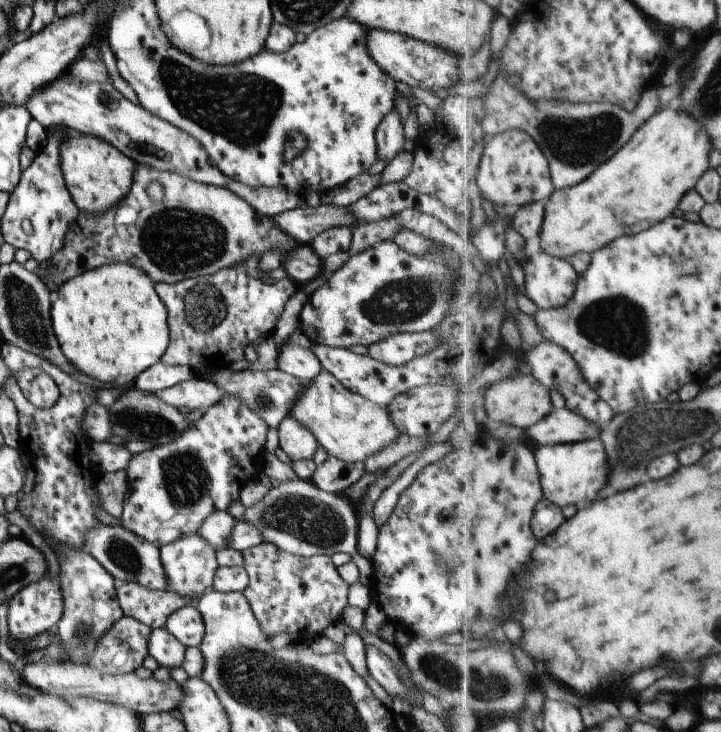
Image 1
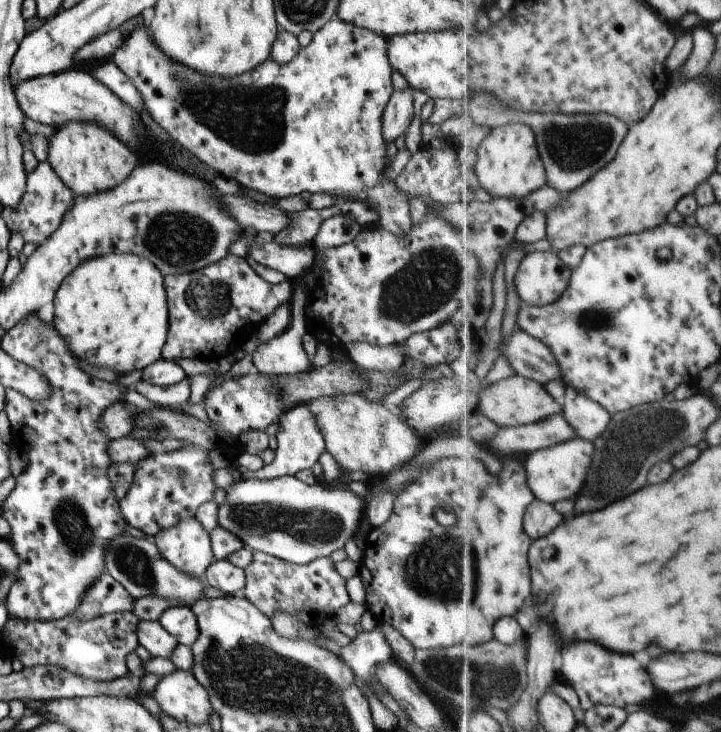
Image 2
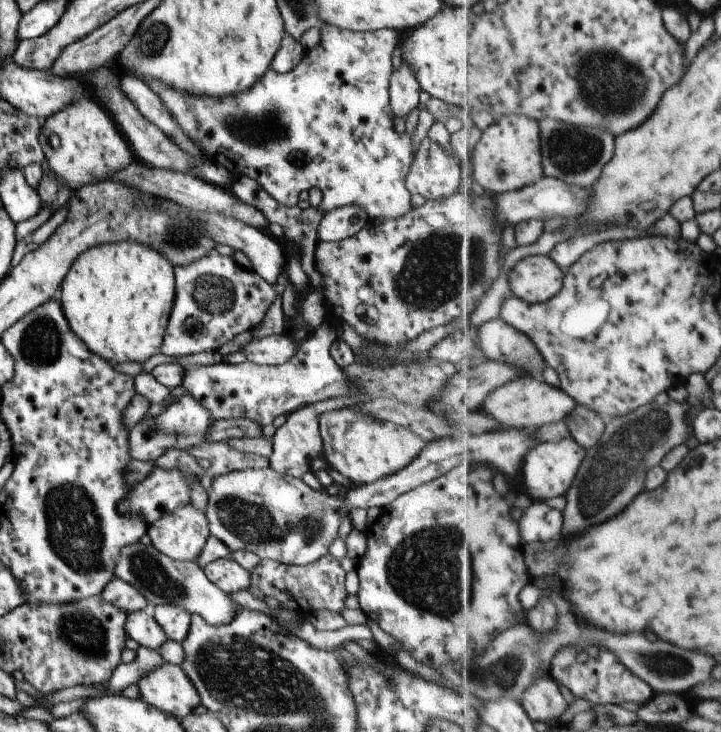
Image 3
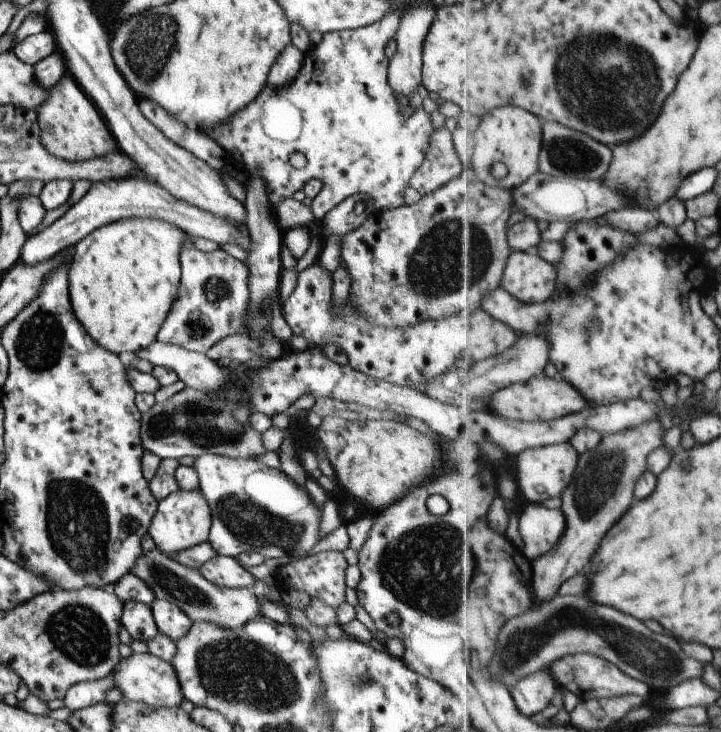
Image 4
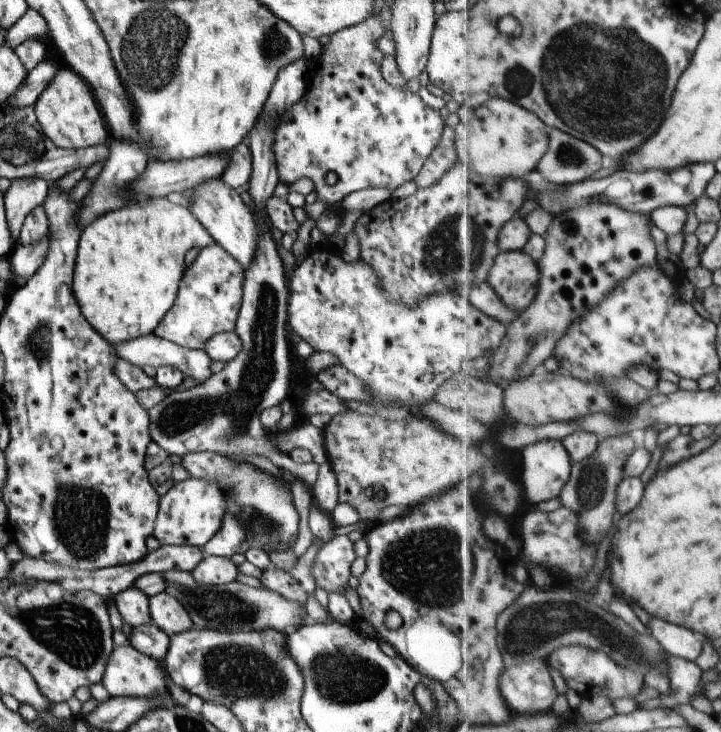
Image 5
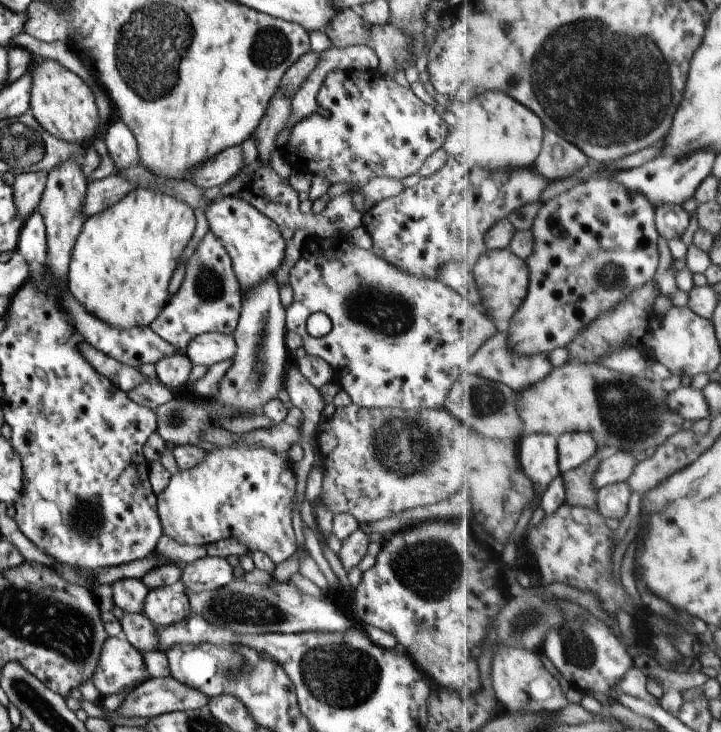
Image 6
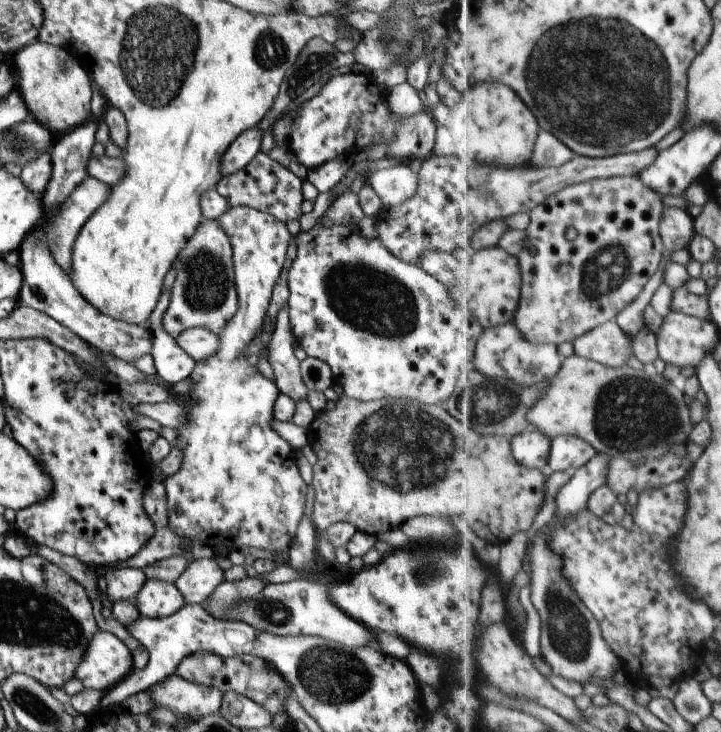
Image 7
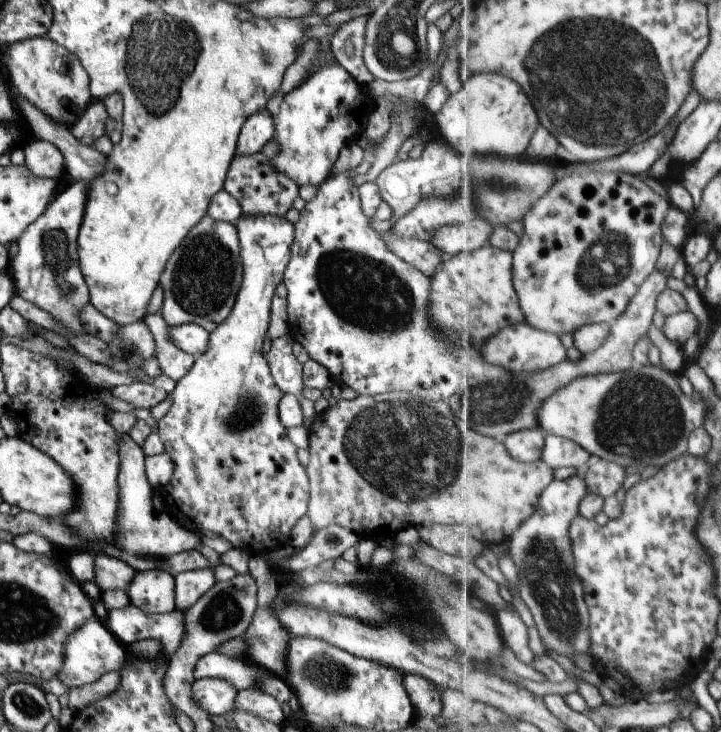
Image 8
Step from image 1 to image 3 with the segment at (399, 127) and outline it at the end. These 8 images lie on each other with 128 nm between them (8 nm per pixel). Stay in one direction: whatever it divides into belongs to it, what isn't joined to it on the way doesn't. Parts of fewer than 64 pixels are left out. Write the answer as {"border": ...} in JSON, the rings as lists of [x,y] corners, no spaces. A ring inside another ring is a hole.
{"border":[[[402,61],[401,65],[392,71],[388,81],[389,105],[394,118],[405,118],[412,108],[417,107],[420,91],[412,68]]]}

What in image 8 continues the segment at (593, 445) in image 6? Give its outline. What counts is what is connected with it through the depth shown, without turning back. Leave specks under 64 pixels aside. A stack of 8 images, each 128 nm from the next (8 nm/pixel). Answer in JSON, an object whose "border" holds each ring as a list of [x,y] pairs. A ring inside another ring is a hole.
{"border":[[[550,434],[546,436],[542,459],[553,470],[575,468],[578,472],[585,472],[591,460],[591,453],[574,440]]]}

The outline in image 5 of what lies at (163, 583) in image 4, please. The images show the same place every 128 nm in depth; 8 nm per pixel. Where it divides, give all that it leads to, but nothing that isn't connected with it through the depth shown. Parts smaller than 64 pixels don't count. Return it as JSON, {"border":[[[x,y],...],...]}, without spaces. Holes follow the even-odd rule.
{"border":[[[167,570],[159,572],[165,580],[163,592],[170,594],[188,612],[194,627],[221,631],[237,630],[277,630],[287,634],[298,628],[302,623],[310,622],[305,607],[283,598],[281,594],[266,588],[253,588],[241,584],[235,580],[224,585],[198,584],[193,580],[190,572],[179,570]]]}

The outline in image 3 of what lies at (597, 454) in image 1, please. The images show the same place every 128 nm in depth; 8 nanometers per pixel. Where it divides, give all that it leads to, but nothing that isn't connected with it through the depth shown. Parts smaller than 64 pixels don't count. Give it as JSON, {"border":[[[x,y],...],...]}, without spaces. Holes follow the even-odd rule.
{"border":[[[572,437],[557,443],[537,444],[527,454],[522,467],[523,490],[533,502],[566,496],[579,475],[585,456],[588,456],[587,449],[581,447]]]}

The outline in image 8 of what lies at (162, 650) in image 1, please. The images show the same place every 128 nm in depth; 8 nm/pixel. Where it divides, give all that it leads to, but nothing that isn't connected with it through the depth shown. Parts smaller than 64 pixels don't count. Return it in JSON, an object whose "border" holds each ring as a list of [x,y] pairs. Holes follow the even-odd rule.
{"border":[[[103,553],[93,555],[94,584],[102,590],[125,590],[135,570],[127,563]]]}

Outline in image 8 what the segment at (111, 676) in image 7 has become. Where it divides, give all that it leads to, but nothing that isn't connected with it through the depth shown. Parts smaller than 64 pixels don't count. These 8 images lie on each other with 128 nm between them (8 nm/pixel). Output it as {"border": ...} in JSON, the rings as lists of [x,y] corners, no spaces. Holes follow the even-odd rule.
{"border":[[[93,616],[89,622],[85,622],[81,628],[71,632],[63,644],[63,662],[61,672],[56,678],[68,688],[83,687],[99,680],[107,672],[119,672],[125,664],[127,647],[124,646],[116,636],[105,625],[104,620]]]}

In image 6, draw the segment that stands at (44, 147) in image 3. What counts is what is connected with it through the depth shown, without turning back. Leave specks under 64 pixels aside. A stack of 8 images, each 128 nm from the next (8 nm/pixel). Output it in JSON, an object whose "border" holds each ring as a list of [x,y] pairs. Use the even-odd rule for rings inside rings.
{"border":[[[33,56],[28,72],[31,74],[29,109],[41,128],[63,142],[90,144],[99,126],[94,96],[85,82],[61,64],[38,56]]]}

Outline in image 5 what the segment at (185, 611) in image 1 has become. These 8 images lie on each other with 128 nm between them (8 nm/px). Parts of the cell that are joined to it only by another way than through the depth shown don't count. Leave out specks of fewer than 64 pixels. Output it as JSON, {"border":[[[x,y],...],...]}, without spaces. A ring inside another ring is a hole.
{"border":[[[161,591],[148,598],[149,618],[165,634],[171,636],[193,628],[188,612],[173,596]]]}

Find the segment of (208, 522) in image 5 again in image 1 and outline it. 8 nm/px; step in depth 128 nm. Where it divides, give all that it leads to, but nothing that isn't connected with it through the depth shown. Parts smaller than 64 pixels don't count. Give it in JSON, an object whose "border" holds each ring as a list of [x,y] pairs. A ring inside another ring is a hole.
{"border":[[[198,532],[178,537],[175,541],[158,548],[160,564],[163,568],[168,590],[177,595],[201,596],[212,587],[212,577],[216,572],[216,550]]]}

